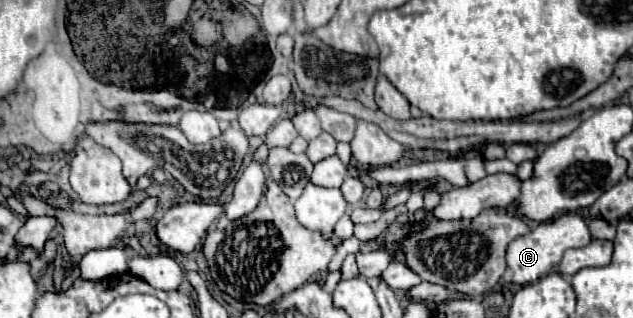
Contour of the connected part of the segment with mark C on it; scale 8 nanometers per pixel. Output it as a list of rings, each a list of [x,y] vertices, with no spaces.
[[[566,213],[566,215],[560,215],[552,221],[540,223],[530,233],[516,237],[506,249],[506,263],[508,263],[508,269],[512,271],[512,283],[526,285],[526,283],[538,281],[542,275],[548,275],[552,271],[552,267],[556,267],[560,263],[562,253],[566,249],[586,247],[590,241],[592,241],[590,231],[586,229],[586,223],[580,215]]]

